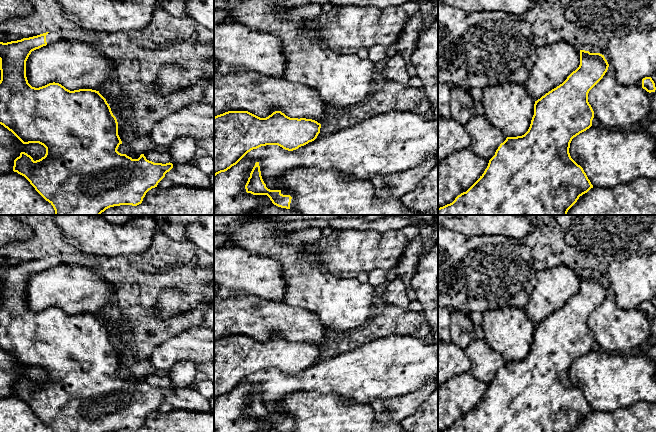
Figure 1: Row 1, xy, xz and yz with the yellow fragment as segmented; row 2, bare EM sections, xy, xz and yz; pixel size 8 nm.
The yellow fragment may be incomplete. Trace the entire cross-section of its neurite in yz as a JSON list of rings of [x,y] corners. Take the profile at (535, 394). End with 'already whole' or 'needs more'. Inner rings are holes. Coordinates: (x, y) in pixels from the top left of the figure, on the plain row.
[[[580,274],[579,291],[573,295],[562,308],[535,325],[534,339],[532,341],[528,355],[522,360],[507,361],[506,364],[500,368],[495,376],[495,379],[489,384],[488,390],[480,402],[466,416],[458,419],[452,427],[440,432],[571,432],[577,426],[580,420],[593,412],[593,409],[588,403],[583,392],[571,382],[569,377],[570,367],[574,361],[586,355],[592,350],[594,335],[588,326],[588,317],[603,302],[608,294],[608,291],[609,288],[604,279],[600,277],[590,277],[589,275]]]; already whole

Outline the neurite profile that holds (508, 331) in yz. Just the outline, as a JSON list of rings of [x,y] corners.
[[[507,306],[501,309],[486,311],[483,313],[481,327],[485,334],[484,339],[506,361],[522,360],[528,355],[534,339],[535,325],[528,319],[525,309]]]

